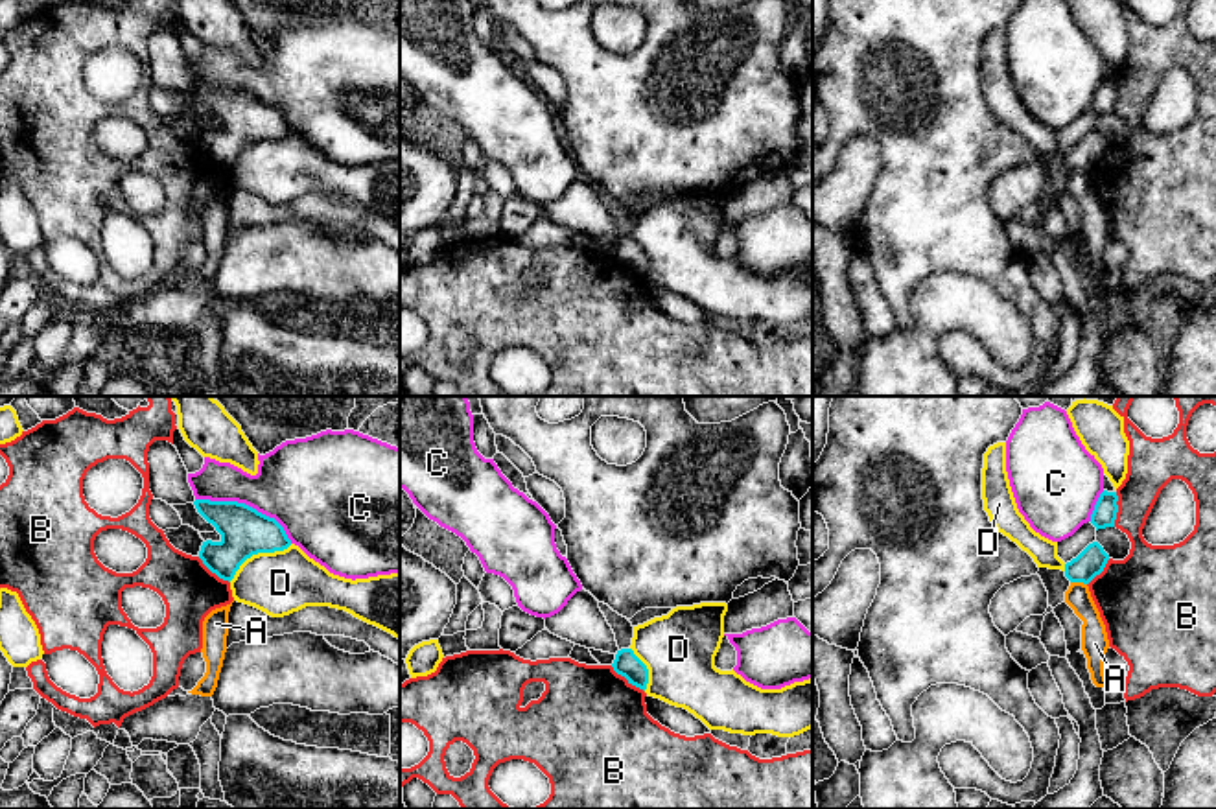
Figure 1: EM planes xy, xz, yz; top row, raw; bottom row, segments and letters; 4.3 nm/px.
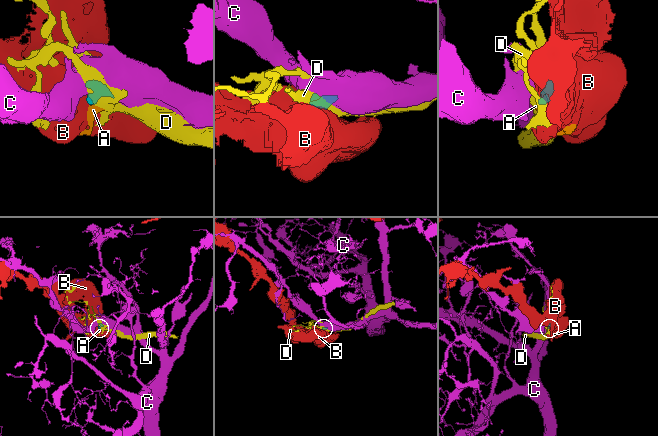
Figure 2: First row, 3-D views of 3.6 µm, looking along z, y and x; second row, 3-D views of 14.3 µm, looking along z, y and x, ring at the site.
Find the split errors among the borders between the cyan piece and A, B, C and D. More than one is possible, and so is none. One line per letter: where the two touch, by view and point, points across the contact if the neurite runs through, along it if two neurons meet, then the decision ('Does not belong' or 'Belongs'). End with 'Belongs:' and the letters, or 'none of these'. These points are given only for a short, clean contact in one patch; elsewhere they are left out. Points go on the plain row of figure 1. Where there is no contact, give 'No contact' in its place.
A: Touches cyan at yz (1078, 168). Path across: yz (1091, 148), (1080, 159), (1078, 168), (1078, 185). Belongs
B: Touches cyan at xz (627, 266). Does not belong
C: Touches cyan at xy (247, 93). Boundary: xy (196, 85), (244, 89), (271, 104), (292, 129). Does not belong
D: Touches cyan at xy (258, 139). Does not belong
Belongs: A

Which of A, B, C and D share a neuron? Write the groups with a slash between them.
A / B / C / D

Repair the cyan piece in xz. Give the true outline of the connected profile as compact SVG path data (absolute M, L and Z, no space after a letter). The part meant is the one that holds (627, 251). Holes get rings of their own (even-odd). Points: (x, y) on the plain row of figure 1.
M621 236L615 241L612 251L614 258L628 267L628 271L647 276L649 271L649 256L647 252L634 241L632 236Z

